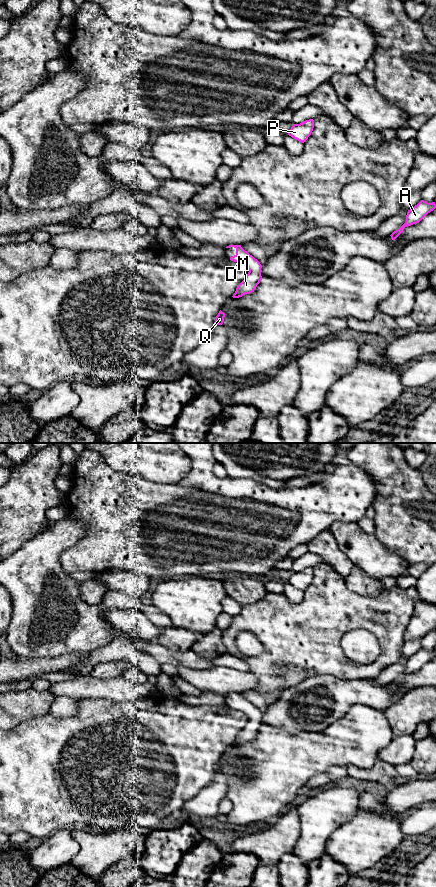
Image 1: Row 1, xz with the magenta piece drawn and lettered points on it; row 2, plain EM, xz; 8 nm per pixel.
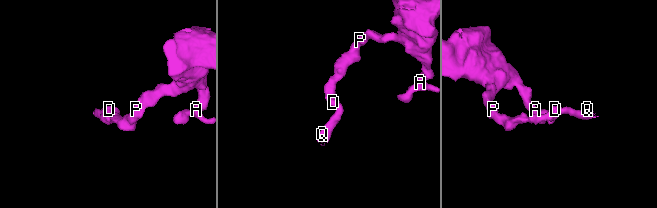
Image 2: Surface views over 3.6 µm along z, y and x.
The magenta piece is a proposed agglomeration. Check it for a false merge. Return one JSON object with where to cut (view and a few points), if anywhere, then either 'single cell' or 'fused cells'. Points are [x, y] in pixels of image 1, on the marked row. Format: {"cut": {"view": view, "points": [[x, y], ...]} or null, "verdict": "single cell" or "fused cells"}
{"cut": null, "verdict": "single cell"}

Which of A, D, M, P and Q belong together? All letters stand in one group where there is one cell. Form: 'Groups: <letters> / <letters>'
Groups: A D M P Q

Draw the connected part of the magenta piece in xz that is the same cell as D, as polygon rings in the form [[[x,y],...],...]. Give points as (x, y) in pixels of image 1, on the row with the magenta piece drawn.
[[[229,245],[226,248],[234,247],[236,249],[236,254],[230,257],[231,261],[238,262],[244,265],[248,270],[248,274],[244,280],[237,286],[233,298],[242,297],[245,294],[250,294],[254,292],[257,285],[262,280],[260,262],[245,251],[241,245]]]

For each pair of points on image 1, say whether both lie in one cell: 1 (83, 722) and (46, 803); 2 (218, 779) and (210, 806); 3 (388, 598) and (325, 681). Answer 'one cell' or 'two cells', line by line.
1: one cell
2: one cell
3: two cells

